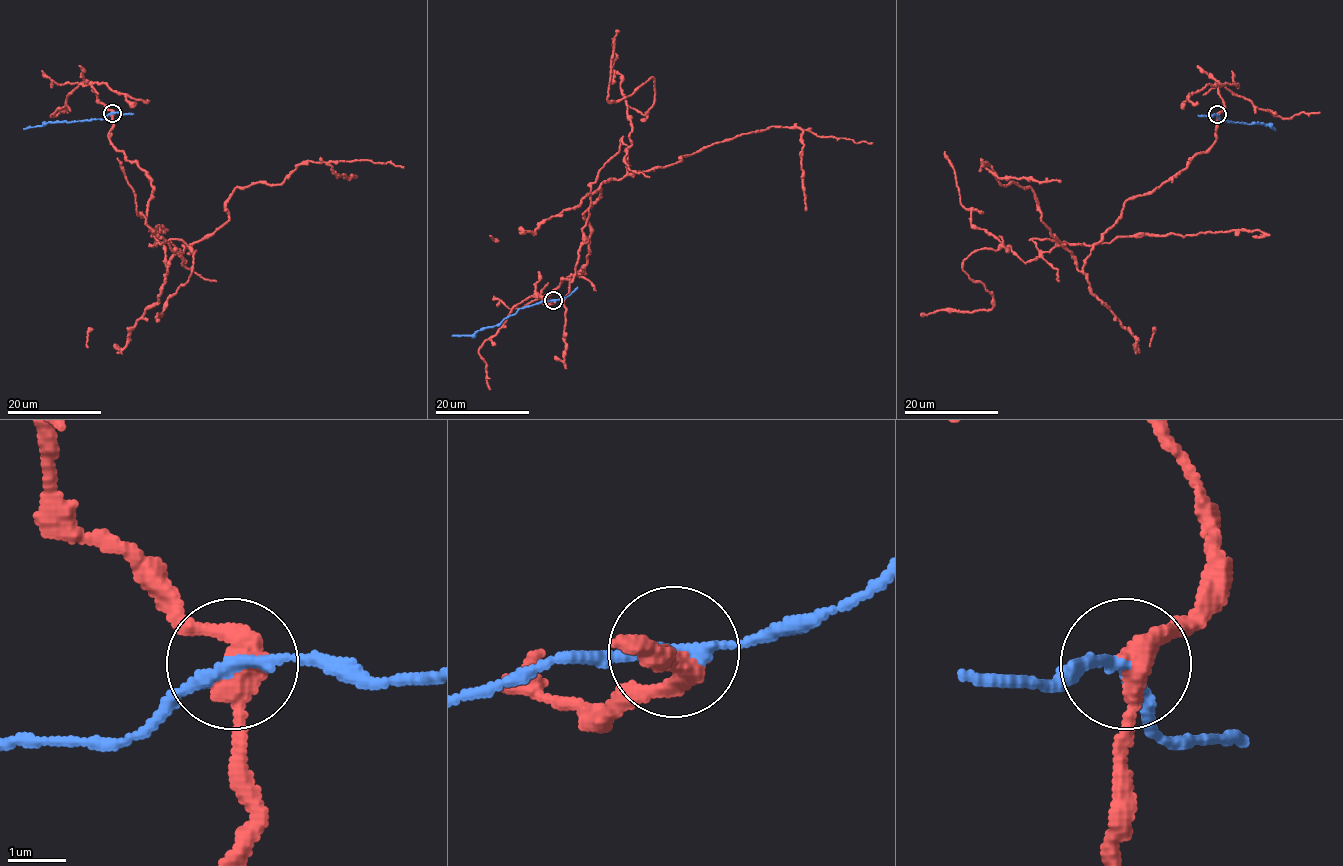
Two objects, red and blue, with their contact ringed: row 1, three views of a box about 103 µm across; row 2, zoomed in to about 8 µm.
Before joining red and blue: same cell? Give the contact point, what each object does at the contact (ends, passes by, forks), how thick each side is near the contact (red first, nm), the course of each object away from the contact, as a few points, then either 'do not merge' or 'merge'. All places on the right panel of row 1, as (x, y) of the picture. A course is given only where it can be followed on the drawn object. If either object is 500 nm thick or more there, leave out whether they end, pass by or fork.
place (1217, 114); red passes by; blue passes by; calibres 360 and 220 nm; course red (1217, 114), (1216, 141), (1124, 203), (1079, 270), (1035, 194), (1000, 185), (983, 164), (998, 177), (1060, 182); course blue (1217, 114), (1221, 121), (1261, 123), (1275, 130); do not merge

